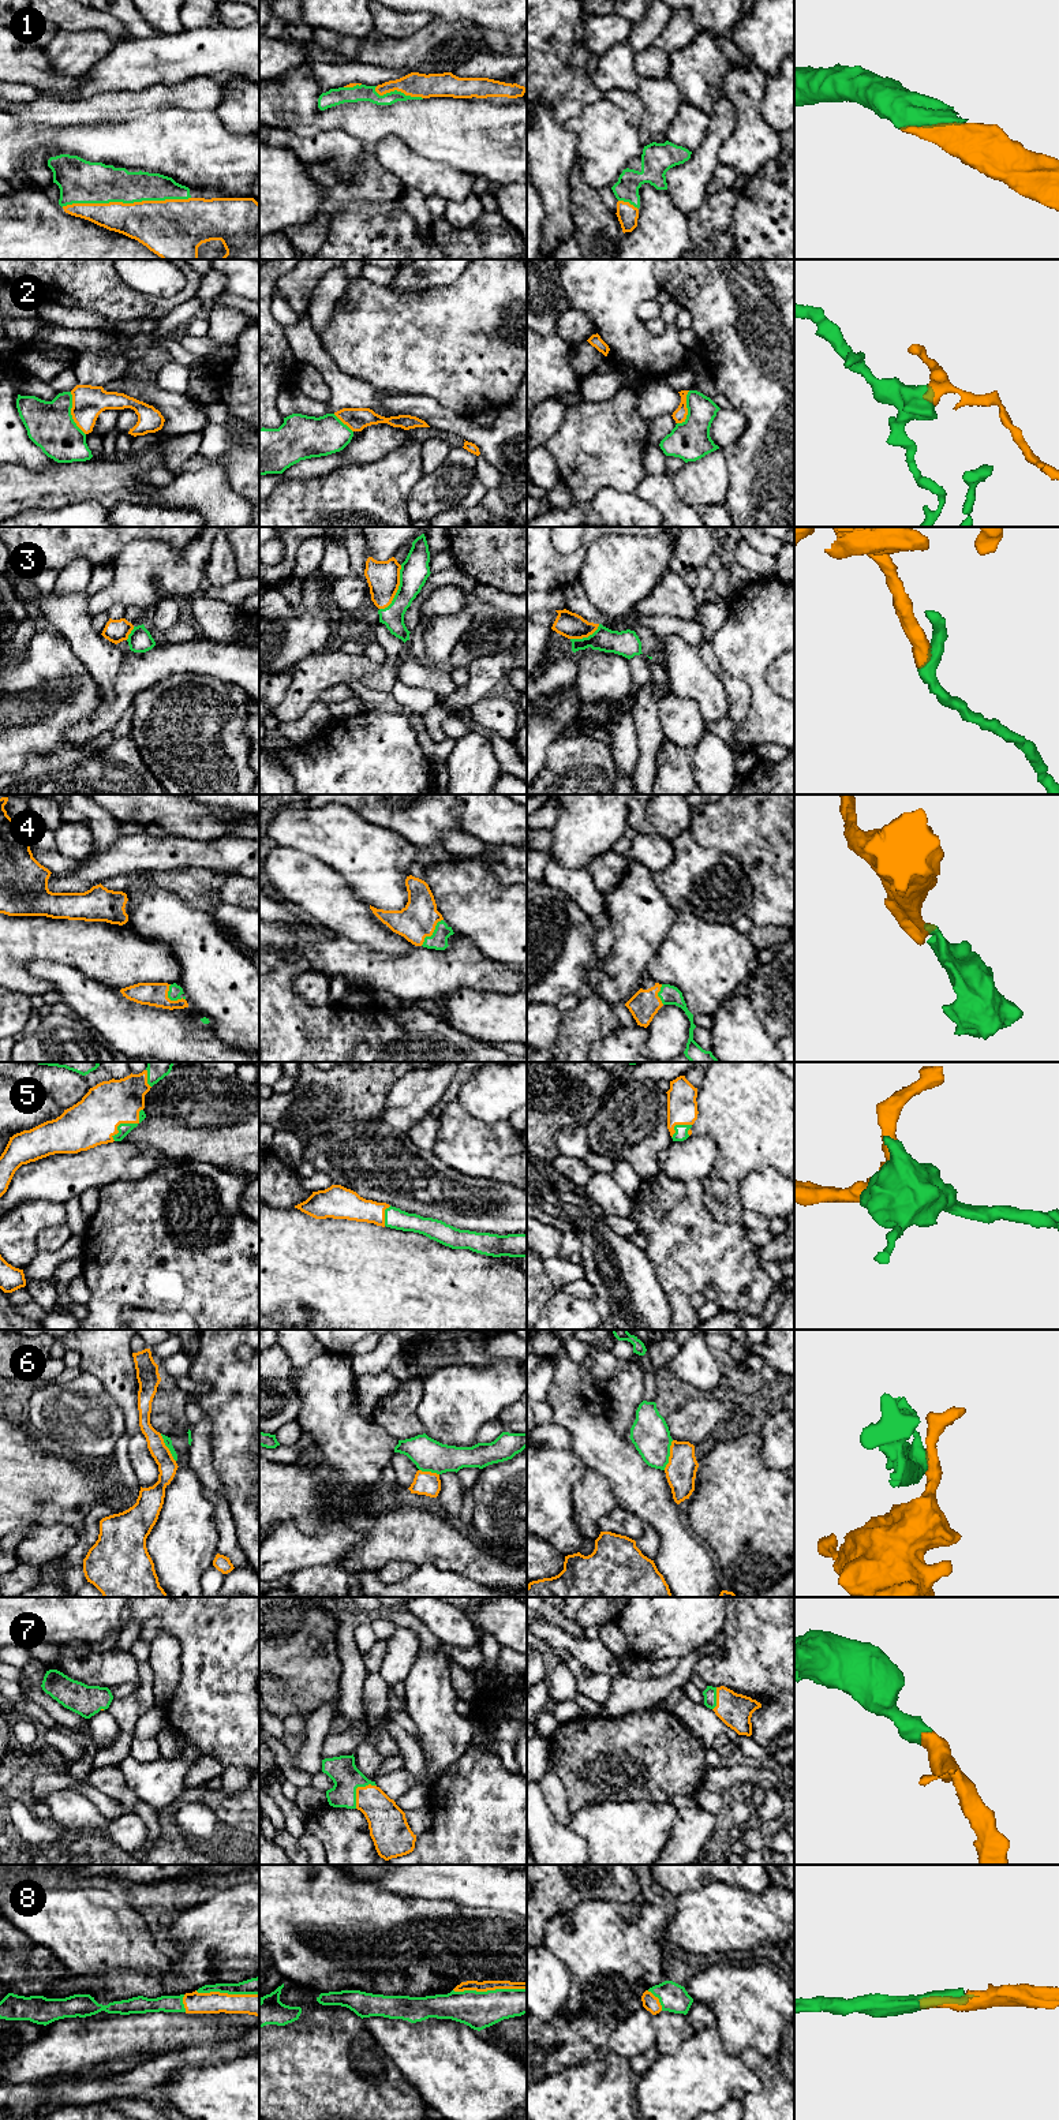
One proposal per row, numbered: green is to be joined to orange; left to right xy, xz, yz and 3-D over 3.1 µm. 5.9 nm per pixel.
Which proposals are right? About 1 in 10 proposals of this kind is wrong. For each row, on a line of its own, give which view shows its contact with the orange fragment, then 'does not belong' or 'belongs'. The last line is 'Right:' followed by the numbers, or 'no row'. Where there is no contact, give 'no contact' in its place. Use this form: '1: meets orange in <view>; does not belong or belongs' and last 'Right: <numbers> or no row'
1: meets orange in xy; belongs
2: meets orange in xy; does not belong
3: meets orange in xz; belongs
4: meets orange in xz; belongs
5: meets orange in xy; belongs
6: meets orange in yz; does not belong
7: meets orange in xz; belongs
8: meets orange in xz; belongs
Right: 1, 3, 4, 5, 7, 8

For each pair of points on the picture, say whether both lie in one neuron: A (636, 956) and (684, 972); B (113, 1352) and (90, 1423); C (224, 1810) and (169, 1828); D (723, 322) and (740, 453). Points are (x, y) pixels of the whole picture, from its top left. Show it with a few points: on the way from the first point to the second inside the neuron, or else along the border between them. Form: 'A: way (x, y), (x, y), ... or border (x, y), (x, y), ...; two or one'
A: border (669, 933), (646, 972); two
B: border (82, 1371), (93, 1375), (123, 1410); two
C: way (206, 1797), (186, 1797), (171, 1810); one
D: way (752, 355), (755, 358), (755, 421); one

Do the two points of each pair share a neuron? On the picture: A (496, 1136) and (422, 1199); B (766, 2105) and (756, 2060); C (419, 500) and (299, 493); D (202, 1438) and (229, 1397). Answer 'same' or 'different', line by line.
A: different
B: same
C: different
D: different

